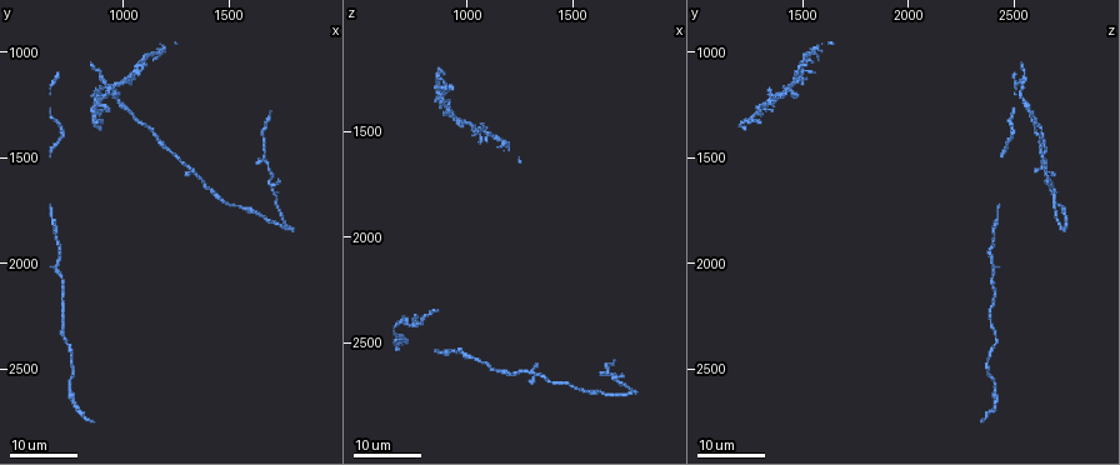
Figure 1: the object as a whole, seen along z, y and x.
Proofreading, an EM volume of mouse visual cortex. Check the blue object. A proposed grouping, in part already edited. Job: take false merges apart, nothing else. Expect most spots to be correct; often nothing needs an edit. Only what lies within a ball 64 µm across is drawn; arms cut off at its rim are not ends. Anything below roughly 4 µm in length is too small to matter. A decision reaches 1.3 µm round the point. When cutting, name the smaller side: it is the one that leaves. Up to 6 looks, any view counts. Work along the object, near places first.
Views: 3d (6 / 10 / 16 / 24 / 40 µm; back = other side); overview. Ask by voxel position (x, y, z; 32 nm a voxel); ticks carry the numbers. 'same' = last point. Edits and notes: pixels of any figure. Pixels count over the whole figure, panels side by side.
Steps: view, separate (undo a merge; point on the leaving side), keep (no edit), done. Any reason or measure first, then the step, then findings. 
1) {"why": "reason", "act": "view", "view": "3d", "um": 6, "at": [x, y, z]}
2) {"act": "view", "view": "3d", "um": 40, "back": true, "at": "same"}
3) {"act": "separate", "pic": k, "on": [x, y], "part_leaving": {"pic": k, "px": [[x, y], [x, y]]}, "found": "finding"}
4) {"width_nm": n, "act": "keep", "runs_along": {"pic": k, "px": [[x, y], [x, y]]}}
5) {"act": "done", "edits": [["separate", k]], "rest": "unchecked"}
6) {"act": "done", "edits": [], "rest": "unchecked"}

{"why": "sudden change in width", "act": "view", "view": "3d", "um": 24, "at": [660, 1490, 2450]}

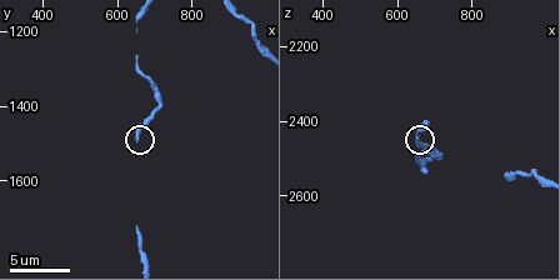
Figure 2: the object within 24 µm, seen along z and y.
{"why": "closer look", "act": "view", "view": "3d", "um": 10, "at": [650, 1480, 2450]}

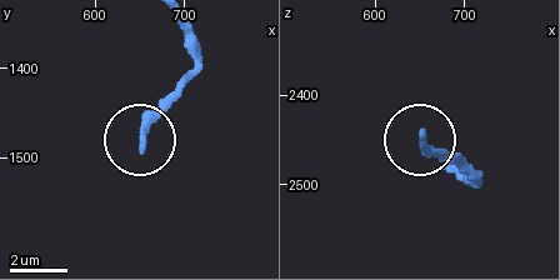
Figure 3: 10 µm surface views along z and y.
{"act": "keep", "found": "all the same neuron"}

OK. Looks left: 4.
{"why": "calibre changes", "act": "view", "view": "3d", "um": 10, "at": [680, 1320, 2490]}

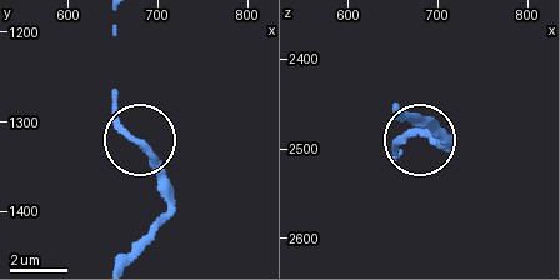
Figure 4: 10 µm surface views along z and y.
{"why": "from behind", "act": "view", "view": "3d", "um": 10, "back": true, "at": [670, 1315, 2485]}

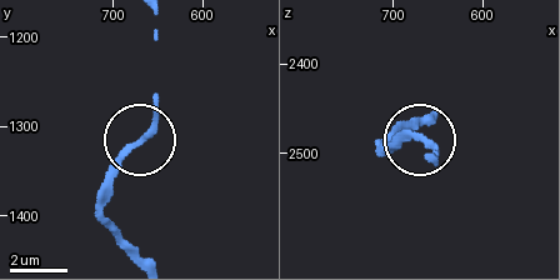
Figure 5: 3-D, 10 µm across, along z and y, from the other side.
{"act": "keep", "found": "continuous, no second neuron"}

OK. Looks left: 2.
{"act": "view", "view": "3d", "um": 10, "at": [960, 1180, 2540]}

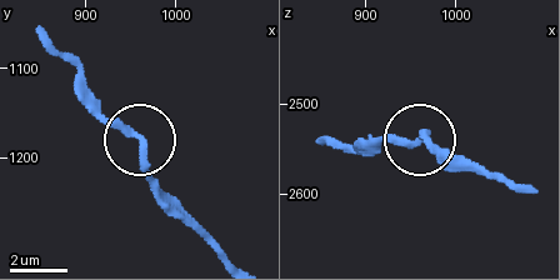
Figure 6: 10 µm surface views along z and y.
{"side_arm_um": 50, "act": "keep", "runs_along": {"pic": 6, "px": [[40, 38], [66, 59], [80, 95], [138, 138], [156, 193]]}, "found": "one neuron here"}

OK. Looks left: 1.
{"act": "done", "edits": [], "rest": "unchecked"}

